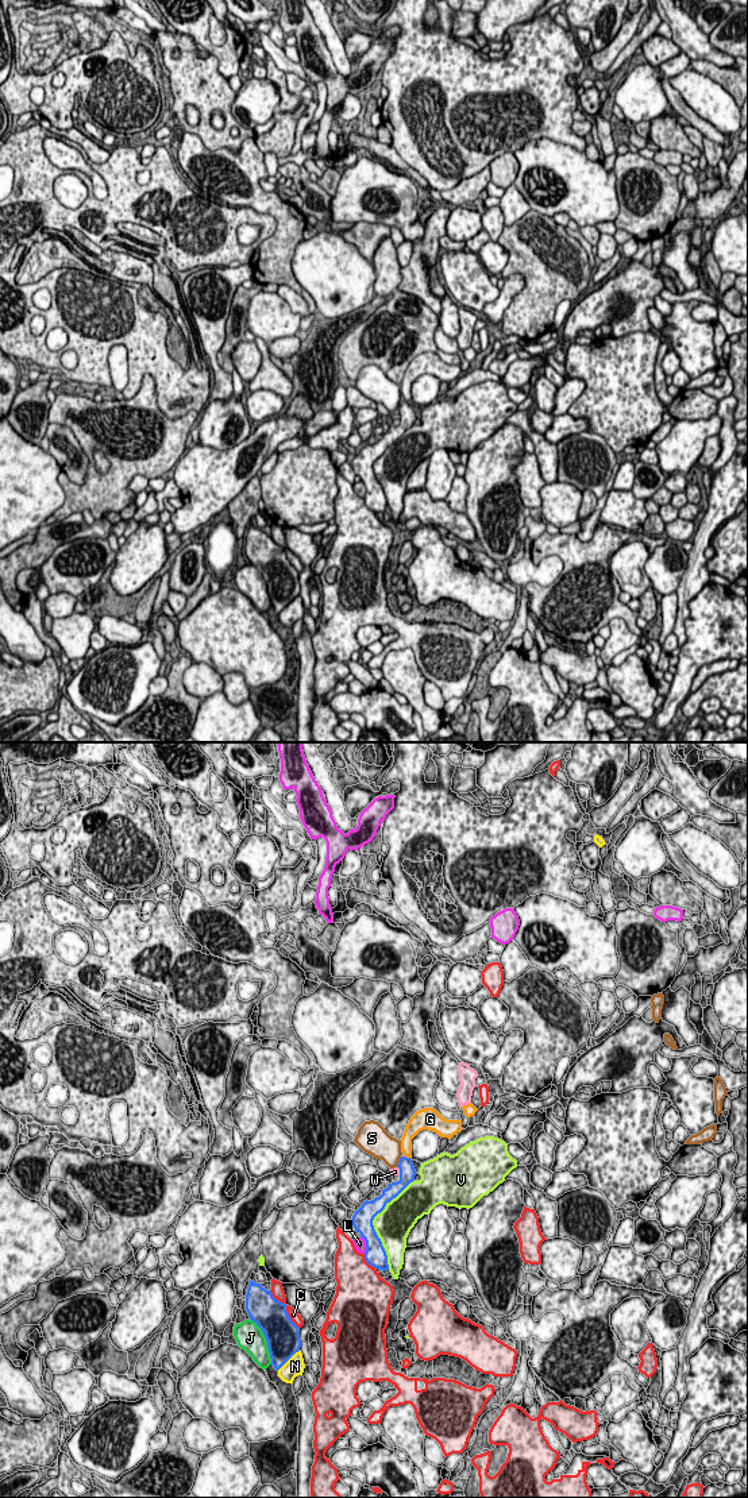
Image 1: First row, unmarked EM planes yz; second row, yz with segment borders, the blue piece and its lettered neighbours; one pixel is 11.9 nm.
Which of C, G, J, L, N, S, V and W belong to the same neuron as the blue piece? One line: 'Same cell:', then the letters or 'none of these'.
Same cell: G

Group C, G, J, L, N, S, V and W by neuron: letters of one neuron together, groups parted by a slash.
C / G / J / L / N / S / V / W

